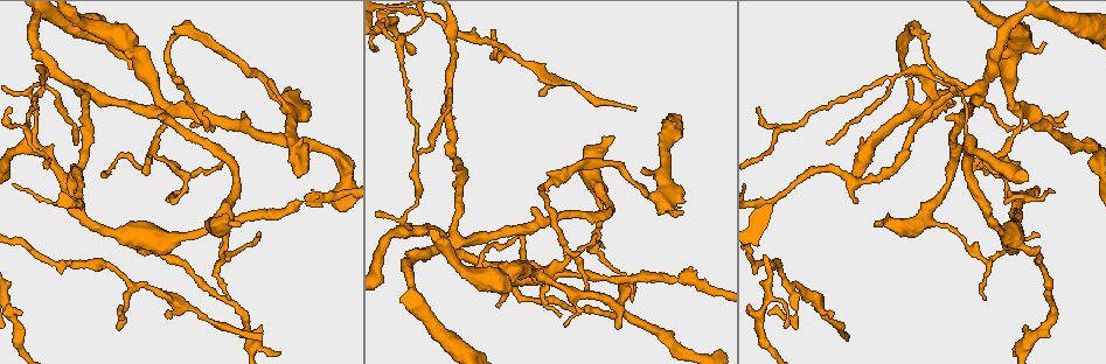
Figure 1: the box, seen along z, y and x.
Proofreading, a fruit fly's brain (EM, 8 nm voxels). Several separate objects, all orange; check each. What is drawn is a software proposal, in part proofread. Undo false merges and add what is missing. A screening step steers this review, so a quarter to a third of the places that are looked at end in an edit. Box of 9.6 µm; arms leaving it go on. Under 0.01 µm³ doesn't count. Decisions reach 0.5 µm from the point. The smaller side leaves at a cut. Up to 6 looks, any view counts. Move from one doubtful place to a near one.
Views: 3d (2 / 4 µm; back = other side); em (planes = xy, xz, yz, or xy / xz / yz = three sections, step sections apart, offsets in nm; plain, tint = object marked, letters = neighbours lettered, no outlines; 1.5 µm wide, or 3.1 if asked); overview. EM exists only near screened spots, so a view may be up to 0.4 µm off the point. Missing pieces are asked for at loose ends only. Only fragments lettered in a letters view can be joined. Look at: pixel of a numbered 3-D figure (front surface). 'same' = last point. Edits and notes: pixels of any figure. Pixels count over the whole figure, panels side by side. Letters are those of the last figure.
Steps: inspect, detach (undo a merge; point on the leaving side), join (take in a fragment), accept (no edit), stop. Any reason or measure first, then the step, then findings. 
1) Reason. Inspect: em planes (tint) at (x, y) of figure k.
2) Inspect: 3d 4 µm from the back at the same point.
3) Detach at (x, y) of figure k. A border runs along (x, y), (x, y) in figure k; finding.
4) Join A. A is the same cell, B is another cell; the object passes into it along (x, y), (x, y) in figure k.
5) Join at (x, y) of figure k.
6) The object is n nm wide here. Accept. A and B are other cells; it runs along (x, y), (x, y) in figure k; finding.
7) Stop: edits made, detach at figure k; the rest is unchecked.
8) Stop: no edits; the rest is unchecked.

Sudden change in width. Inspect: 3d 2 µm at (886, 221) of figure 1.

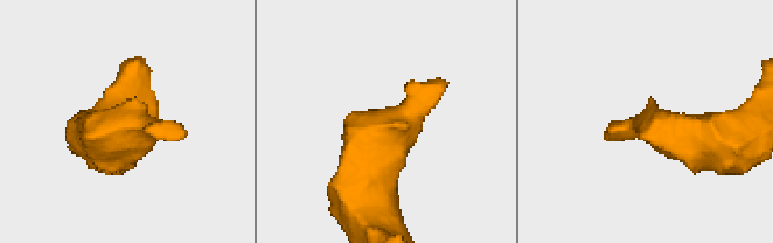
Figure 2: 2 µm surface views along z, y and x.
Shape alone is not enough. Inspect: em xz step 8 (letters) at (648, 120) of figure 2.

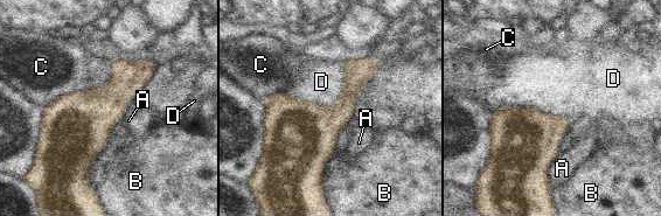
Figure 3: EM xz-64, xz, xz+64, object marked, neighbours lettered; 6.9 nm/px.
Accept. A, B, C and D are other cells; a border runs along (115, 61), (104, 84), (43, 108) in figure 3; continuous, no second neuron.

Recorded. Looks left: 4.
Inspect: 3d 4 µm at (631, 300) of figure 1.

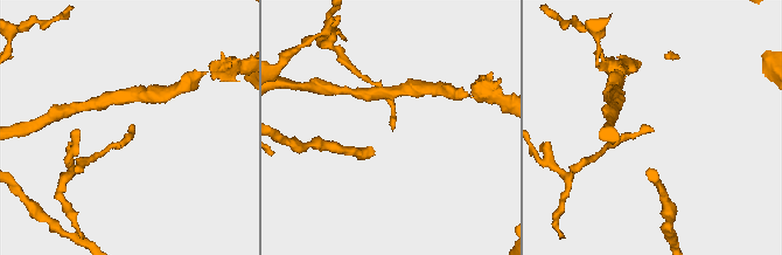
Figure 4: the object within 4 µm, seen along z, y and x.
Inspect: em planes (plain) at (392, 128) of figure 4.

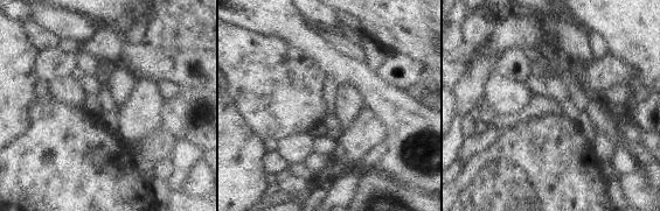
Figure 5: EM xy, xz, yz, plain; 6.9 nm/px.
Inspect: em planes (letters) at the same point.

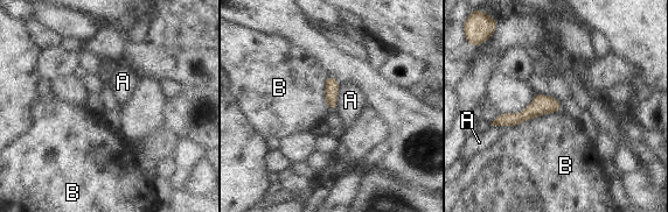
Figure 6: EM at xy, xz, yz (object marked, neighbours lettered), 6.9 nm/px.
Accept. A and B are other cells; a border runs along (555, 112), (535, 115), (507, 127) in figure 6; no lettered fragment goes on from it.

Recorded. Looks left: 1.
Stop: no edits; the rest is unchecked.

